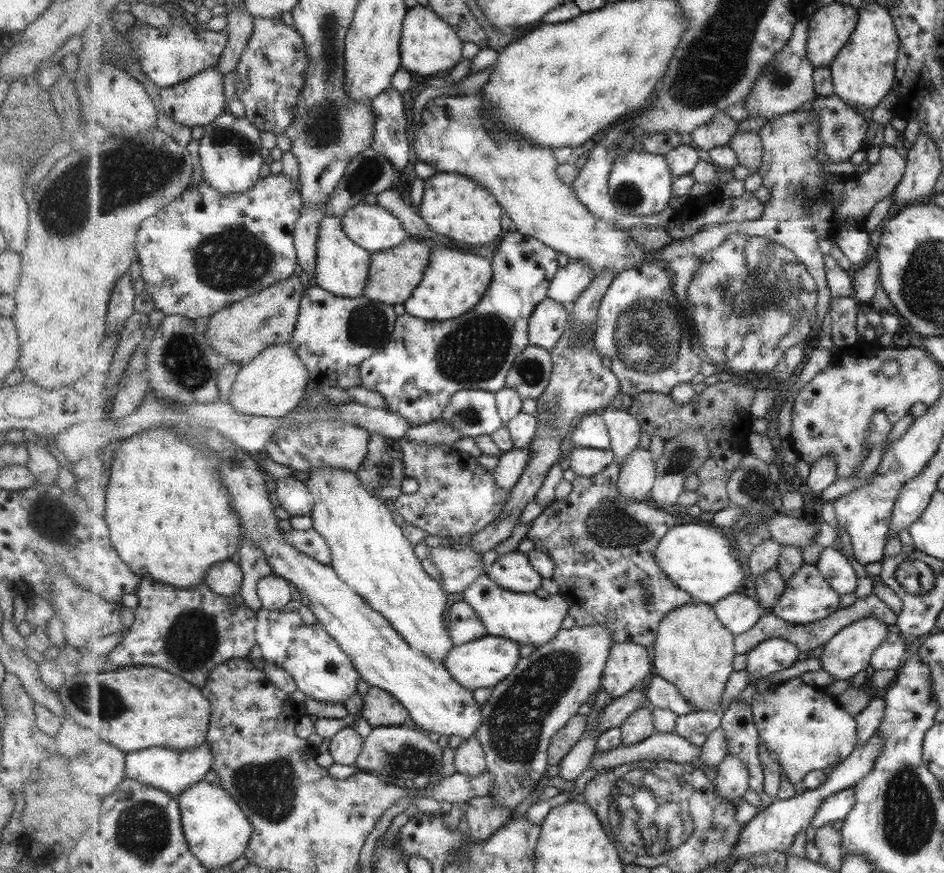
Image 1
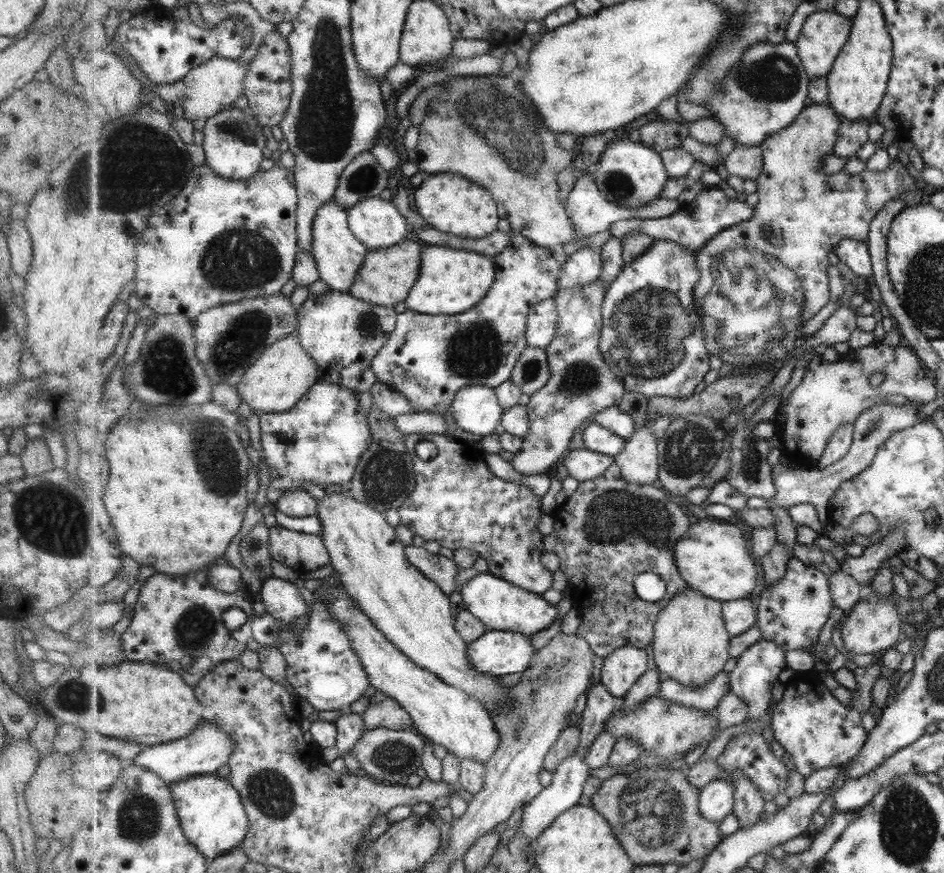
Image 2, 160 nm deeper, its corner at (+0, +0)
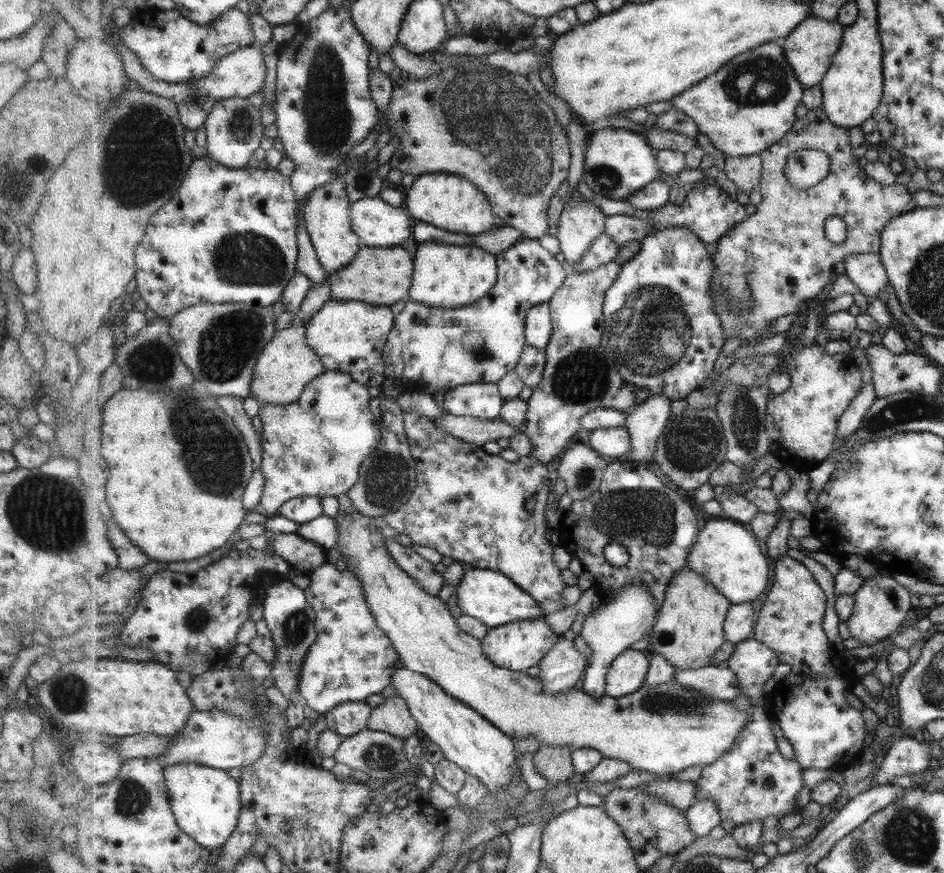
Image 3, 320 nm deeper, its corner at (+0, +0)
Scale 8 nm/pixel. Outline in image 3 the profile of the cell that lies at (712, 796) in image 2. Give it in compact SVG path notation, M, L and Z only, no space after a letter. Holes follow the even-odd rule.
M699 798L691 808L686 810L689 827L697 840L710 836L711 832L720 826L723 821L720 816L719 807L712 798L707 800Z

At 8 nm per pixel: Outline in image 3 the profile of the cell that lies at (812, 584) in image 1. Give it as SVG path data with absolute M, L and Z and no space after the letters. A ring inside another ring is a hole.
M783 555L775 561L774 572L774 585L759 613L753 636L776 652L779 663L790 666L790 674L769 696L770 714L779 722L784 737L793 746L794 759L803 768L833 769L837 773L843 773L860 763L870 731L863 710L855 710L845 696L845 692L852 692L854 685L859 683L855 663L851 657L843 656L842 650L837 650L837 646L833 645L833 638L827 638L827 634L823 632L823 616L829 598L813 578L809 568L799 560Z

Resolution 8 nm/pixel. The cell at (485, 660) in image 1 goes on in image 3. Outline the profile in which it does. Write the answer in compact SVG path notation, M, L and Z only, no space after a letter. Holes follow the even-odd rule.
M539 617L490 629L488 636L482 642L485 654L497 666L514 671L525 671L527 668L539 666L549 651L562 641L562 637L562 635L557 634L556 630L553 630L547 619Z

